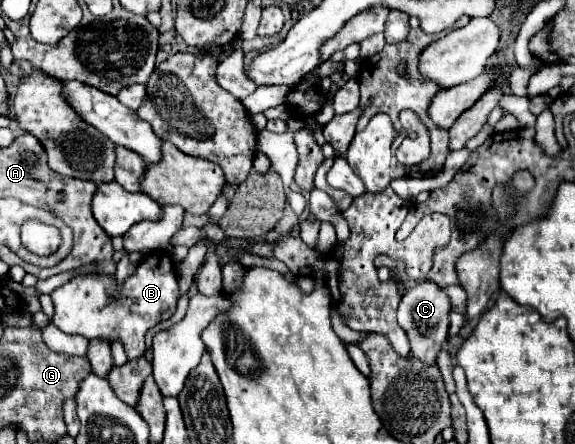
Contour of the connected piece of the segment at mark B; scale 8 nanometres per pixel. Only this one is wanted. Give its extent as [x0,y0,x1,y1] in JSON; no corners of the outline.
[50,255,178,361]

